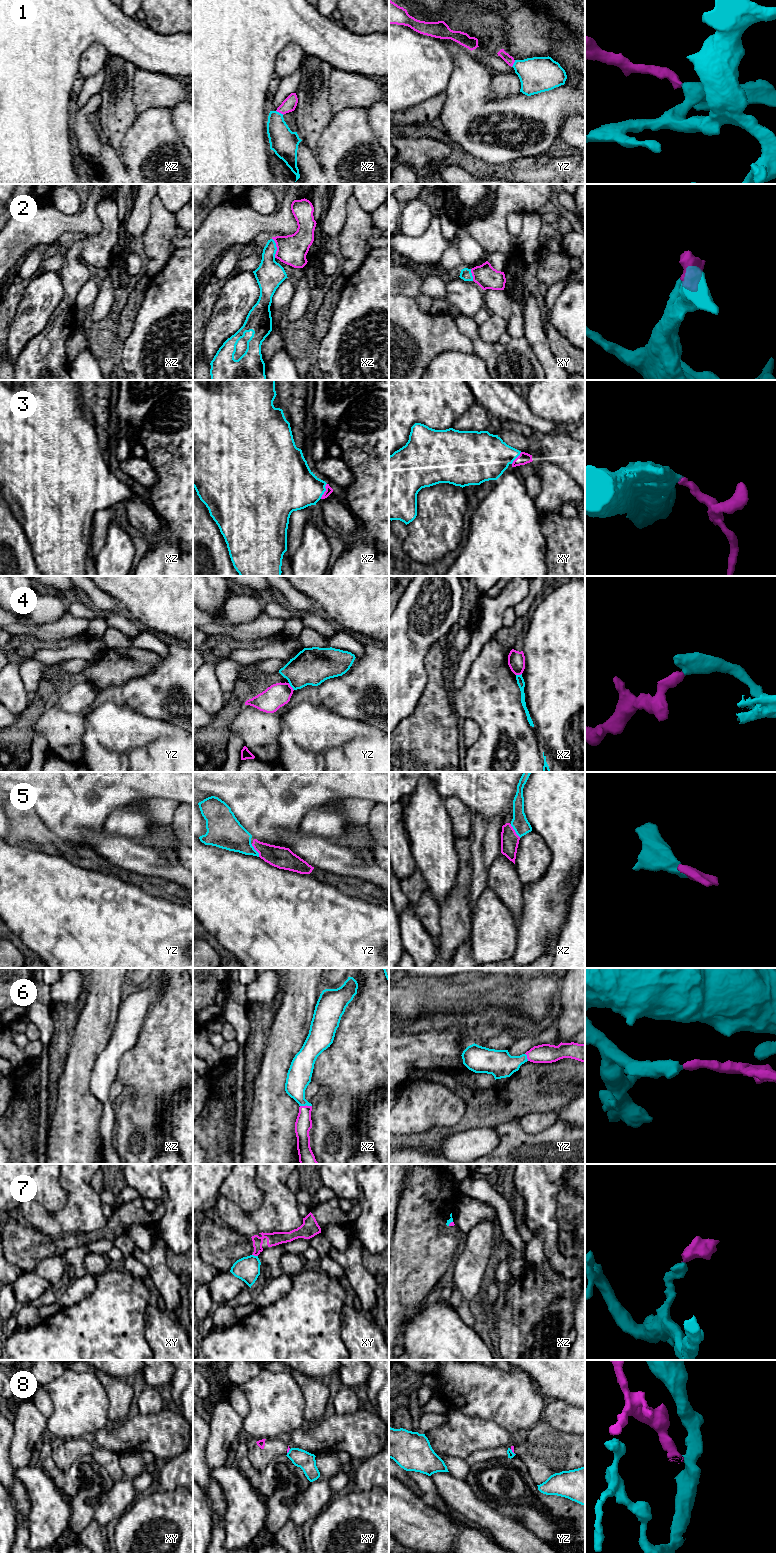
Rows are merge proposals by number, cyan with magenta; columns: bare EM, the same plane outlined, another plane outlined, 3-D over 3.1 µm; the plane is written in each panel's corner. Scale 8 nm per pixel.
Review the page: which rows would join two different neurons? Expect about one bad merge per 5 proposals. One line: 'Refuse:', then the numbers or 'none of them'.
Refuse: 4, 7, 8

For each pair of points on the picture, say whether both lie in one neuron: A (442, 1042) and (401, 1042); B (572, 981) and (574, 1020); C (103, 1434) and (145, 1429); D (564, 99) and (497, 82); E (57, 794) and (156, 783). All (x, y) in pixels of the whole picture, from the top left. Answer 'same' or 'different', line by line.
A: same
B: same
C: same
D: different
E: same

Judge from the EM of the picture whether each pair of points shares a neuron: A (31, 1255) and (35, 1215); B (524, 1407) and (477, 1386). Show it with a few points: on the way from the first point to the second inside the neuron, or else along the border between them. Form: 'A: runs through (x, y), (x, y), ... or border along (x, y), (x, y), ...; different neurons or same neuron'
A: border along (27, 1222), (38, 1231), (54, 1237); different neurons
B: runs through (512, 1401), (509, 1398), (489, 1393); same neuron

